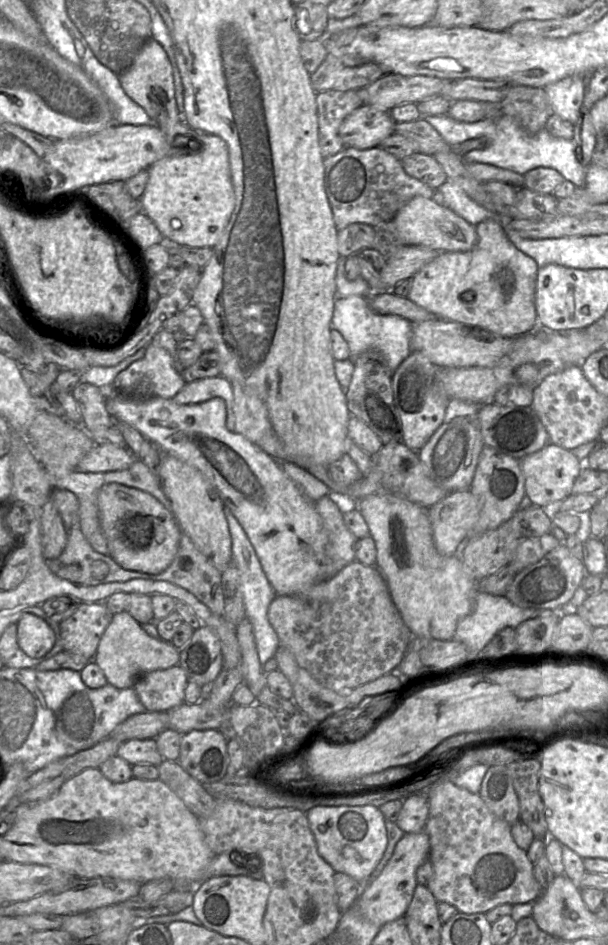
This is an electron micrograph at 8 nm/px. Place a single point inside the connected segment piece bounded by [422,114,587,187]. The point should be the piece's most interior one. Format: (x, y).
(510, 146)

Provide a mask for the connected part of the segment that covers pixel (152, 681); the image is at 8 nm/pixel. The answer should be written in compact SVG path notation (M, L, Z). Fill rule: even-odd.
M179 665L143 674L133 688L146 711L169 711L184 703L188 678Z

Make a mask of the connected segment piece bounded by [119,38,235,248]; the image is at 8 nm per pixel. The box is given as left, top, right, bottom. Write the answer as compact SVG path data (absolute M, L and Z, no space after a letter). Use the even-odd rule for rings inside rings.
M148 39L131 66L119 74L126 94L144 108L170 145L166 156L148 168L148 182L140 198L142 211L171 246L214 247L235 207L227 143L190 127L177 109L172 66L163 47Z

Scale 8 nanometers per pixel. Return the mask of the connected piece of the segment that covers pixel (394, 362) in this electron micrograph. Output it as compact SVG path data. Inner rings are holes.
M340 256L336 270L337 298L331 319L331 328L342 334L346 340L351 357L356 358L365 351L375 351L392 372L410 355L412 323L406 318L395 314L380 314L371 309L368 297L373 290L366 280L358 277L348 280L345 275L346 258Z

